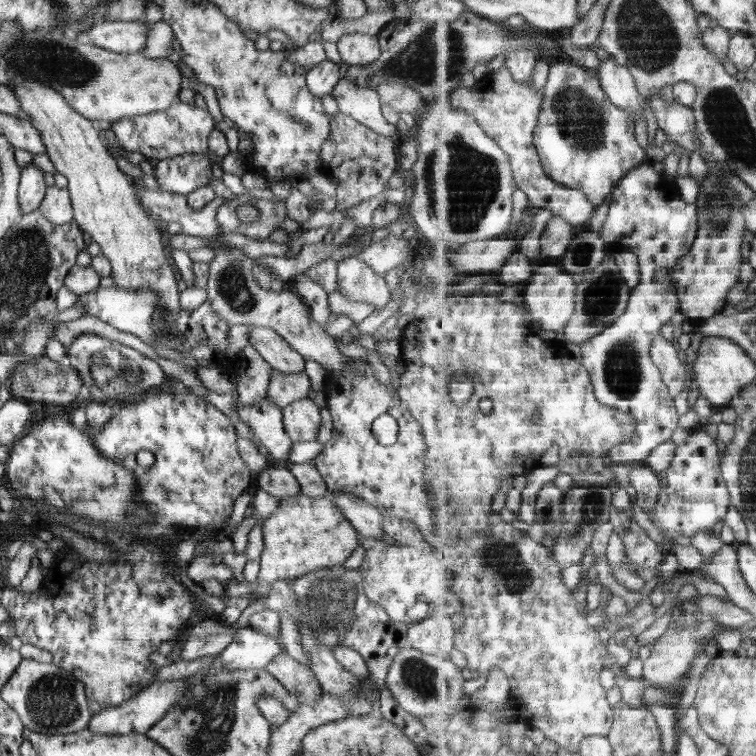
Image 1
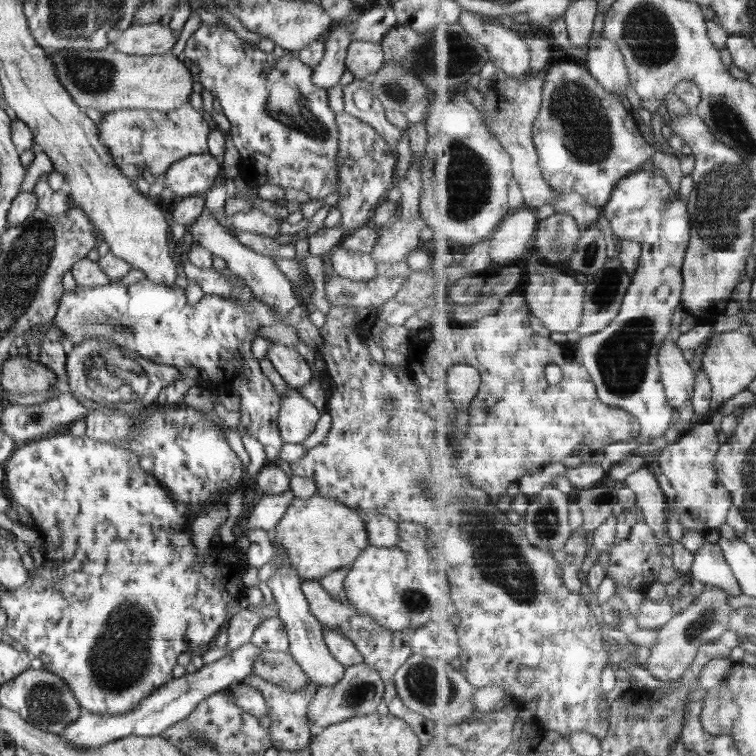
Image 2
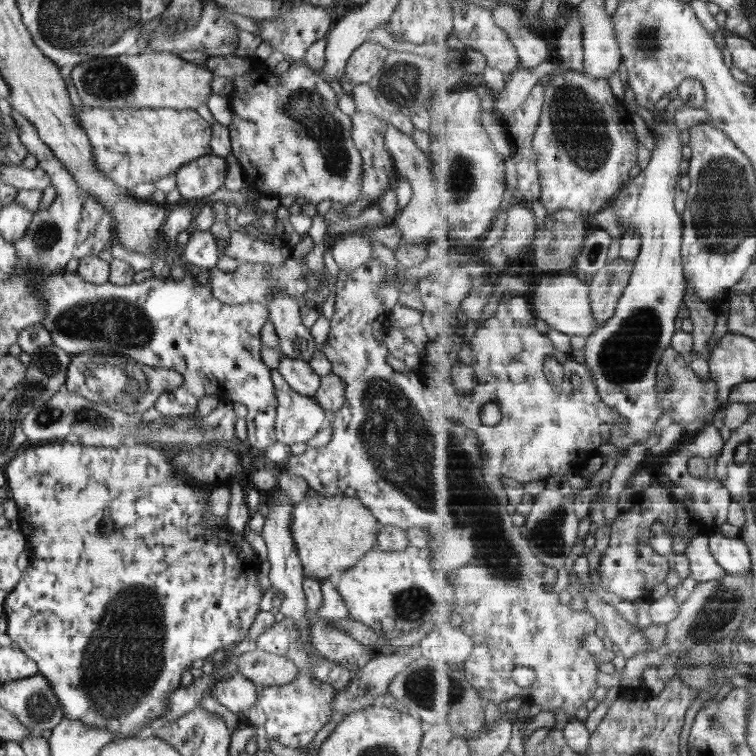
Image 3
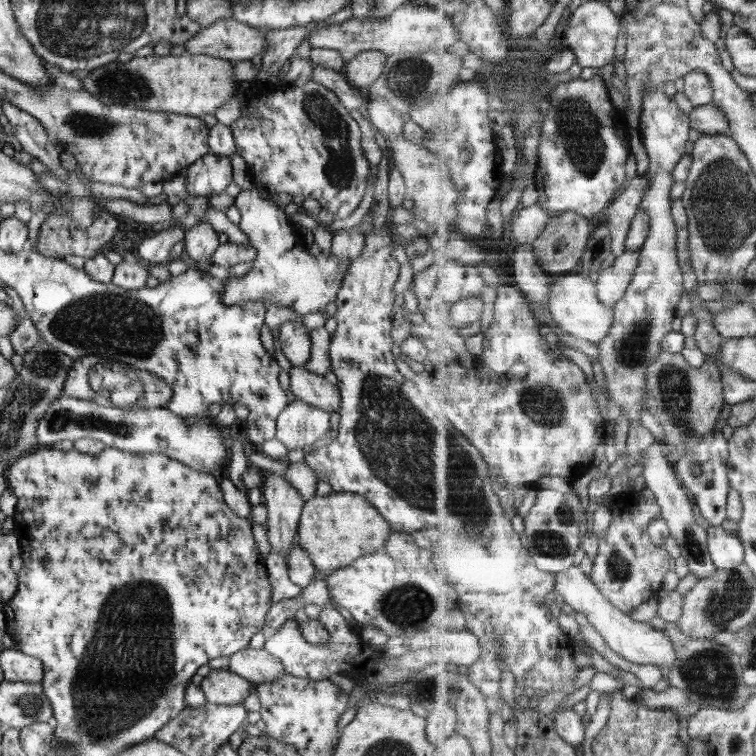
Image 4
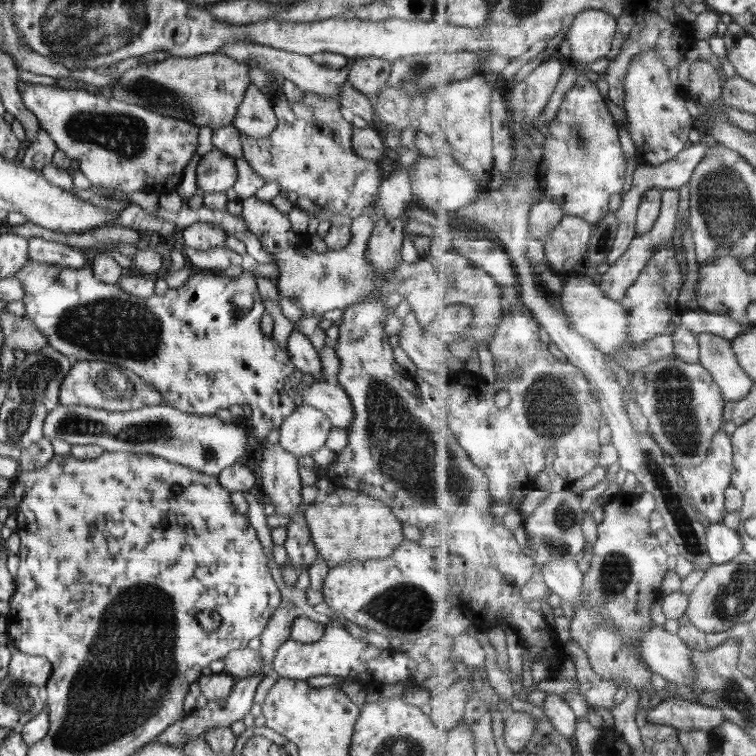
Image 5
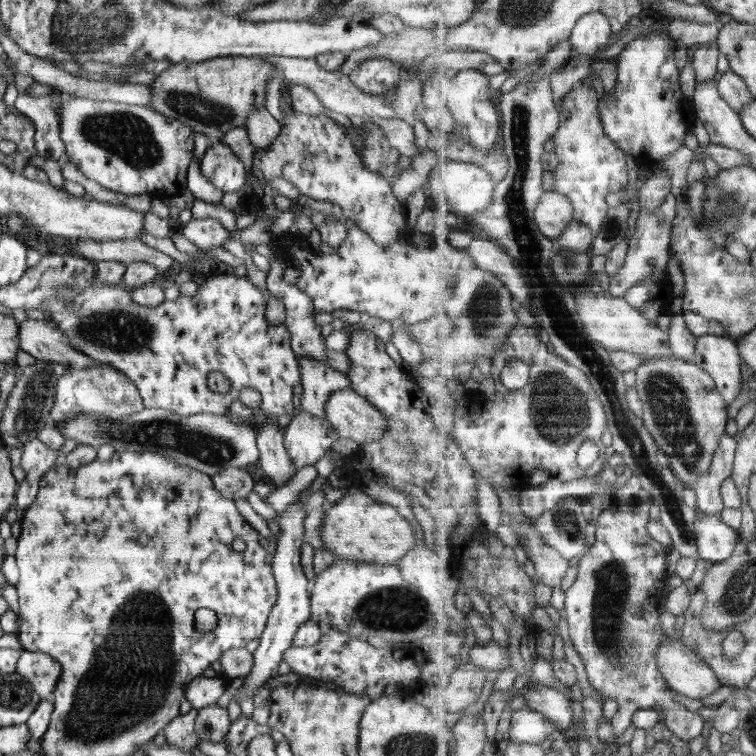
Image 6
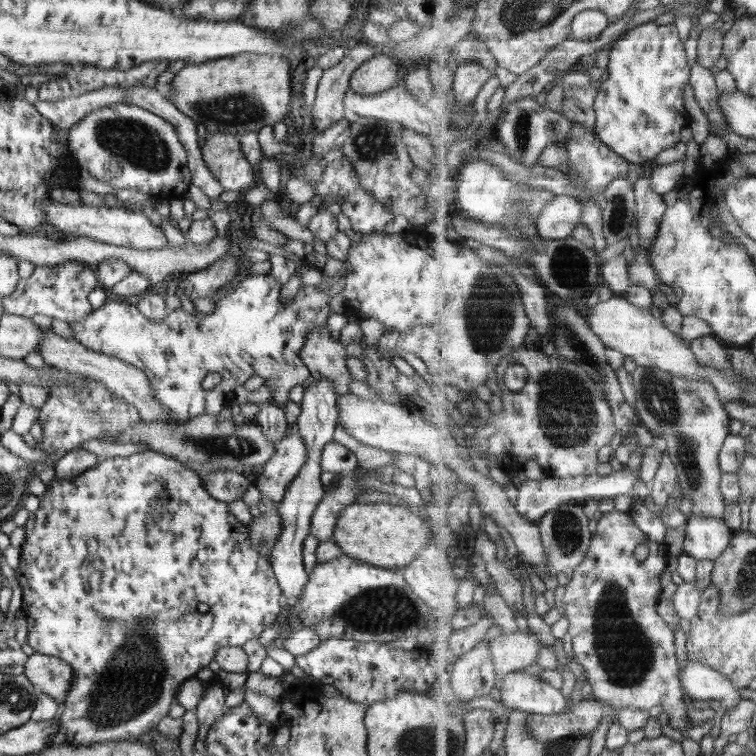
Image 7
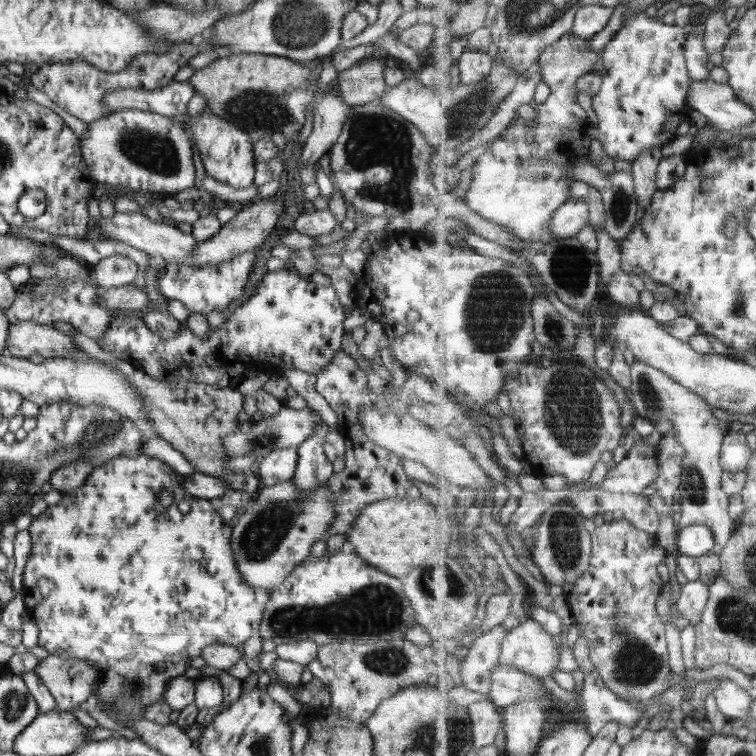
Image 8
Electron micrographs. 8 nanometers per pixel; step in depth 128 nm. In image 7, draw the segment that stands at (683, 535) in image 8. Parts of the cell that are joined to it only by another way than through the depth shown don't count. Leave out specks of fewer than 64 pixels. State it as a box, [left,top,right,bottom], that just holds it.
[684,516,737,559]

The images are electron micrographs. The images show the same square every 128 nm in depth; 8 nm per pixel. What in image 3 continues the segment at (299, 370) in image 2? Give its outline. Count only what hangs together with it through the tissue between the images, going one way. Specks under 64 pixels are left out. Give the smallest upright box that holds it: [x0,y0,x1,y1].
[277,356,321,397]

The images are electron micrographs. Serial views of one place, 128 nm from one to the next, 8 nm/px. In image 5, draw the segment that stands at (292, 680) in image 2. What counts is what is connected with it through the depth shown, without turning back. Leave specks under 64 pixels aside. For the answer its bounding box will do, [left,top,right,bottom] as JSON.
[222,646,264,679]

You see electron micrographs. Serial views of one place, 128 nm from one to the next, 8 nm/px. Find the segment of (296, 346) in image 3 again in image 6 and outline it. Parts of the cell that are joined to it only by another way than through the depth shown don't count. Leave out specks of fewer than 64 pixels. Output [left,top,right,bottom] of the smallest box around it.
[297,356,350,420]

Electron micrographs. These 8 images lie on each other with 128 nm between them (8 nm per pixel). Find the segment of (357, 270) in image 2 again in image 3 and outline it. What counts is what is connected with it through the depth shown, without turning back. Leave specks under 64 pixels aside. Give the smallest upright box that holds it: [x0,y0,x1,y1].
[330,233,372,270]

